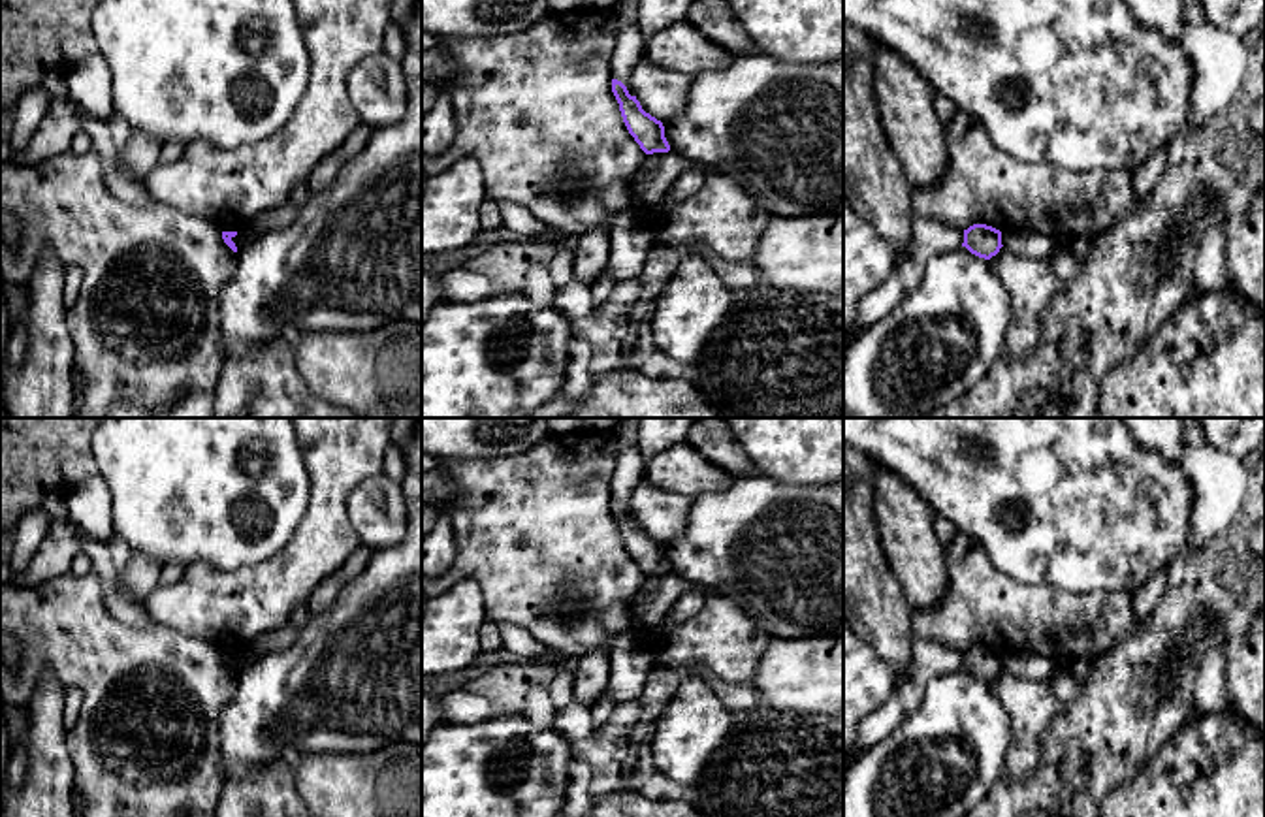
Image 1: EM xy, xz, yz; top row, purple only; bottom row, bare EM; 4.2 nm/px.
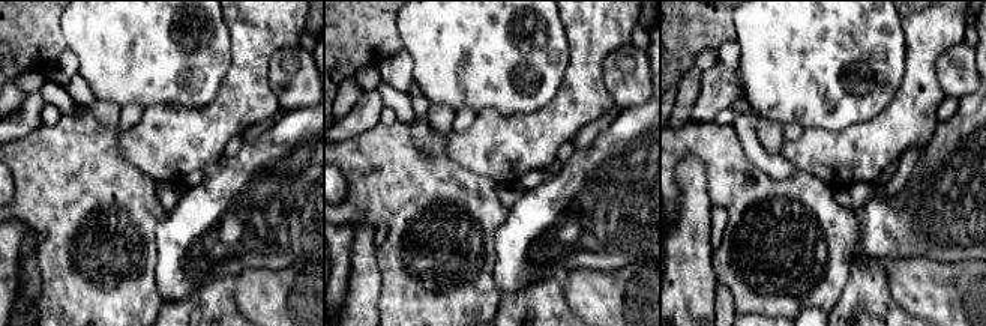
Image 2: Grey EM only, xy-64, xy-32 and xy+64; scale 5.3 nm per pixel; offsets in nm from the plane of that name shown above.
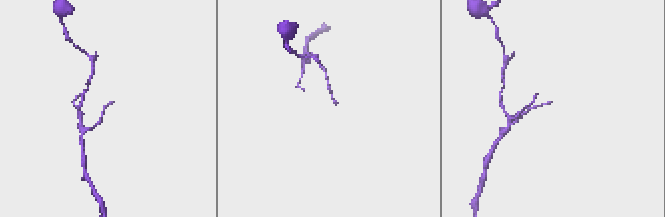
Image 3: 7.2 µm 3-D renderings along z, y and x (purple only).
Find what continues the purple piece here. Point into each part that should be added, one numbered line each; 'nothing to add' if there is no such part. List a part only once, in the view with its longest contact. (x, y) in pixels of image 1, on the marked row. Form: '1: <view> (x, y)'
nothing to add

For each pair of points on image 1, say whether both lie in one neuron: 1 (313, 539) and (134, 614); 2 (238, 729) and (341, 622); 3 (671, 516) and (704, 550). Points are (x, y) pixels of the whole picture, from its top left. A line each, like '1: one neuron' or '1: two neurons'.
1: two neurons
2: one neuron
3: two neurons

